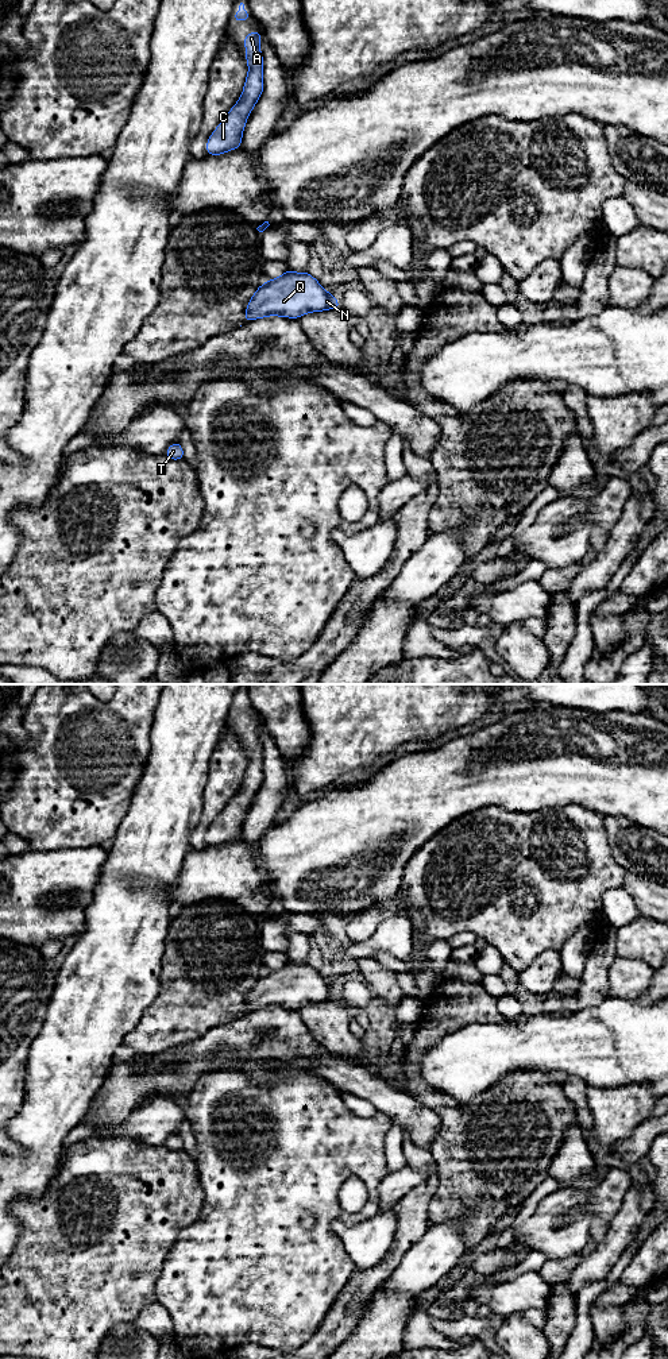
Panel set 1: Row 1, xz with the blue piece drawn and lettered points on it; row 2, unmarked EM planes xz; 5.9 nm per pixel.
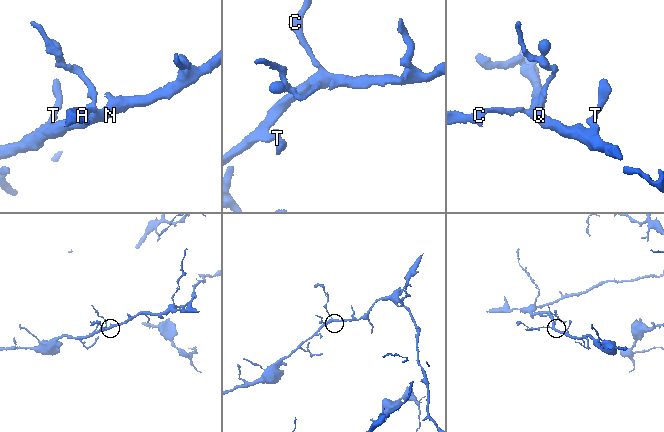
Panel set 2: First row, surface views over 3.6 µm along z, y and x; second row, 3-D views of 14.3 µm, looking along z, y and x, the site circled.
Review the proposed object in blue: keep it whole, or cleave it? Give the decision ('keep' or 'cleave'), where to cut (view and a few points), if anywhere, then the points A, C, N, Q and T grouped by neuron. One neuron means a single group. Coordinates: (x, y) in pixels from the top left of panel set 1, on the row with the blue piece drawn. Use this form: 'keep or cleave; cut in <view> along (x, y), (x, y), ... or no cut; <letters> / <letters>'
keep; no cut; A C N Q T

